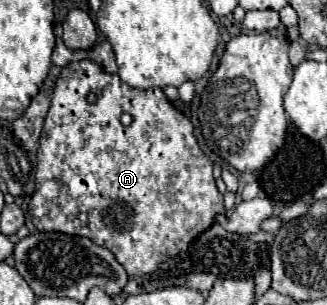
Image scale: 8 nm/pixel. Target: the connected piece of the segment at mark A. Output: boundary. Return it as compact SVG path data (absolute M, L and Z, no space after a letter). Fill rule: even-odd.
M90 59L70 63L56 81L50 111L40 135L36 181L62 183L58 197L48 199L38 193L40 201L30 201L30 215L36 229L62 231L92 239L96 245L102 245L116 255L116 259L128 271L128 277L140 277L156 271L164 259L186 251L188 245L214 223L216 213L226 213L222 195L218 193L216 181L212 177L212 161L206 159L198 147L190 119L166 99L162 89L134 89L120 81L118 75L104 73L102 67ZM122 113L132 115L132 123L128 127L120 123ZM88 171L98 181L98 199L90 213L80 213L76 209L76 201L68 195L66 183L74 173ZM38 205L44 205L46 209L42 217L34 215Z

